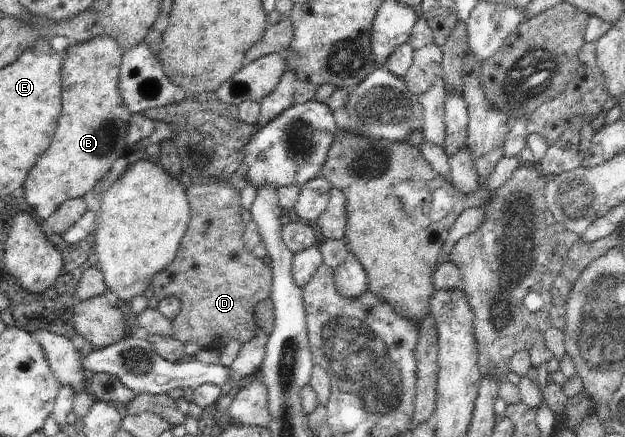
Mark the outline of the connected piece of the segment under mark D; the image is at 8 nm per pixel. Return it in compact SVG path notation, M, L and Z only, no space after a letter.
M213 181L211 183L190 182L186 189L190 206L188 229L181 239L175 260L157 273L151 281L156 301L167 297L178 298L182 302L181 312L172 320L172 333L175 340L187 345L199 345L202 349L211 348L219 338L231 334L231 340L246 343L259 334L254 308L261 301L271 296L272 268L256 257L243 243L243 221L241 193L232 186L231 181Z

